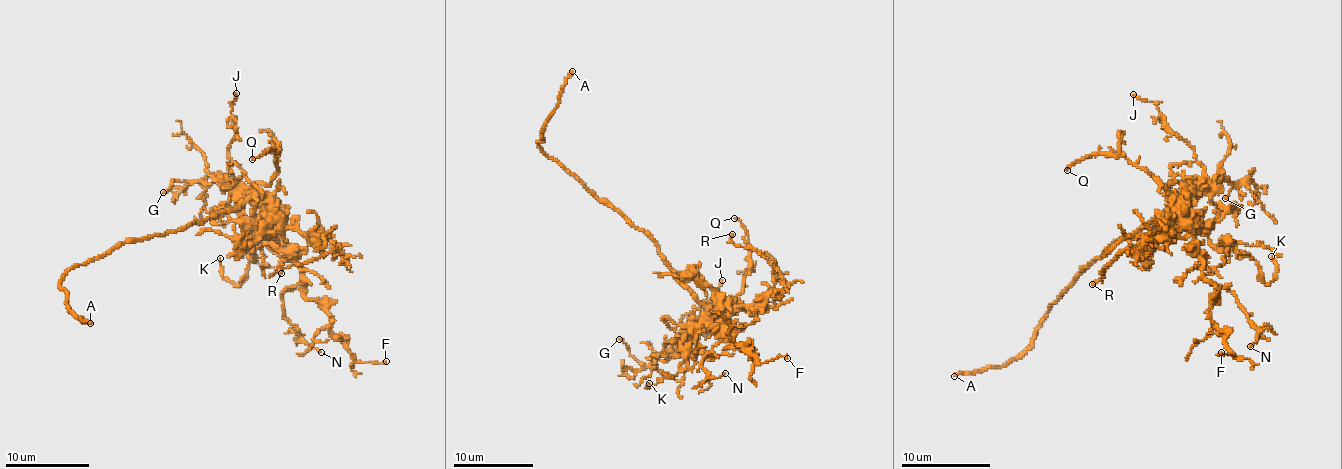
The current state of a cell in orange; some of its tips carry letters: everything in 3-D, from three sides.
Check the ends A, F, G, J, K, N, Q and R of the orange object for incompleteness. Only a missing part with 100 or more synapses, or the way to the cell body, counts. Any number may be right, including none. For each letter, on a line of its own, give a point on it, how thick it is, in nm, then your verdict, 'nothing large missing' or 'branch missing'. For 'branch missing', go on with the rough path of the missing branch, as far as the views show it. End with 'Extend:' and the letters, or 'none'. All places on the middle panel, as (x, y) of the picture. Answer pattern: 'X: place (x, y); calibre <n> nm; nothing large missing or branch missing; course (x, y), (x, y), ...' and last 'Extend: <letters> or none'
A: place (572, 71); calibre 280 nm; branch missing
F: place (787, 358); calibre 160 nm; nothing large missing
G: place (619, 339); calibre 140 nm; nothing large missing
J: place (722, 280); calibre 170 nm; nothing large missing
K: place (649, 383); calibre 150 nm; nothing large missing
N: place (725, 373); calibre 140 nm; nothing large missing
Q: place (734, 218); calibre 170 nm; nothing large missing
R: place (732, 234); calibre 190 nm; nothing large missing
Extend: A

